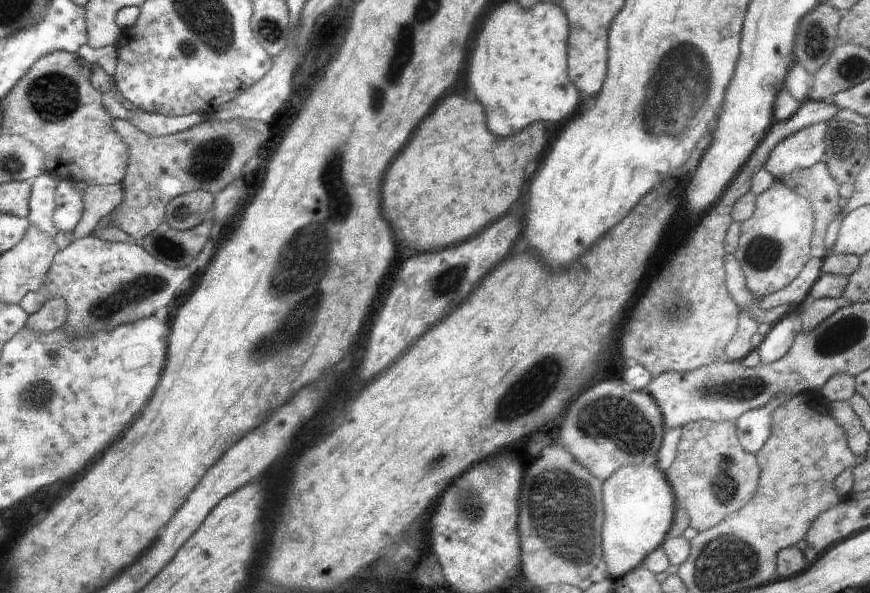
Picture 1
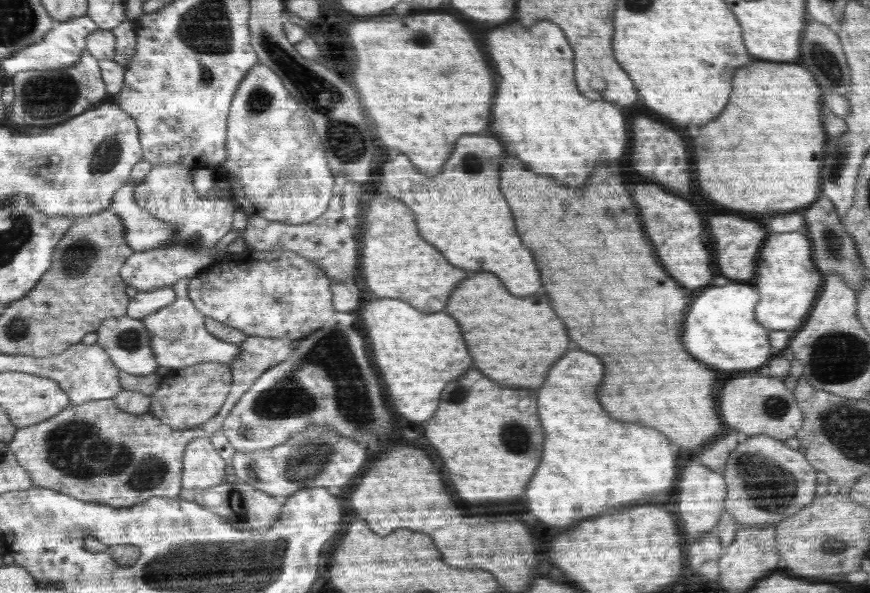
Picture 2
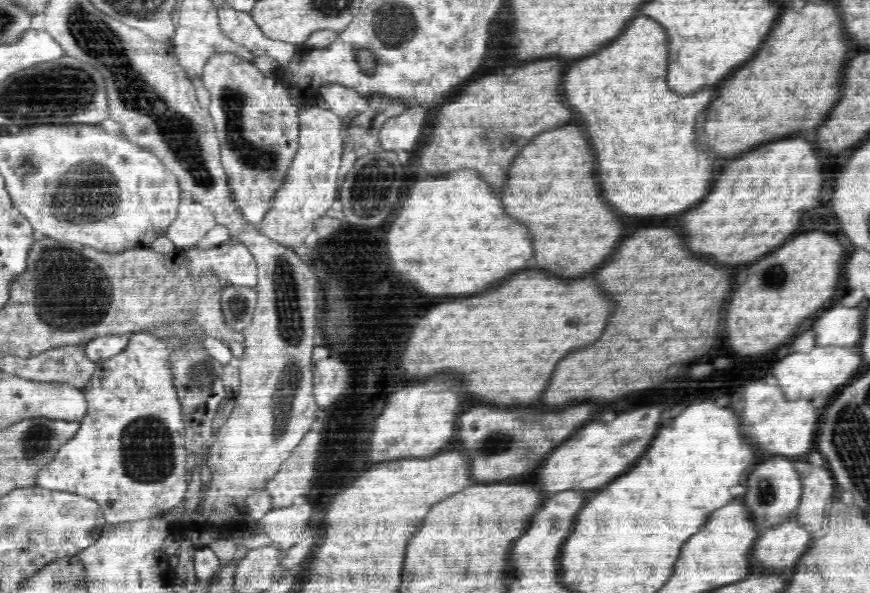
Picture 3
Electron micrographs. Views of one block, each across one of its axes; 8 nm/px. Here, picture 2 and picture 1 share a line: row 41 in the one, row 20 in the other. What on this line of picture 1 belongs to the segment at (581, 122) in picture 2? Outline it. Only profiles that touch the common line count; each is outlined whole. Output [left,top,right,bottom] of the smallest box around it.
[468,2,580,138]

